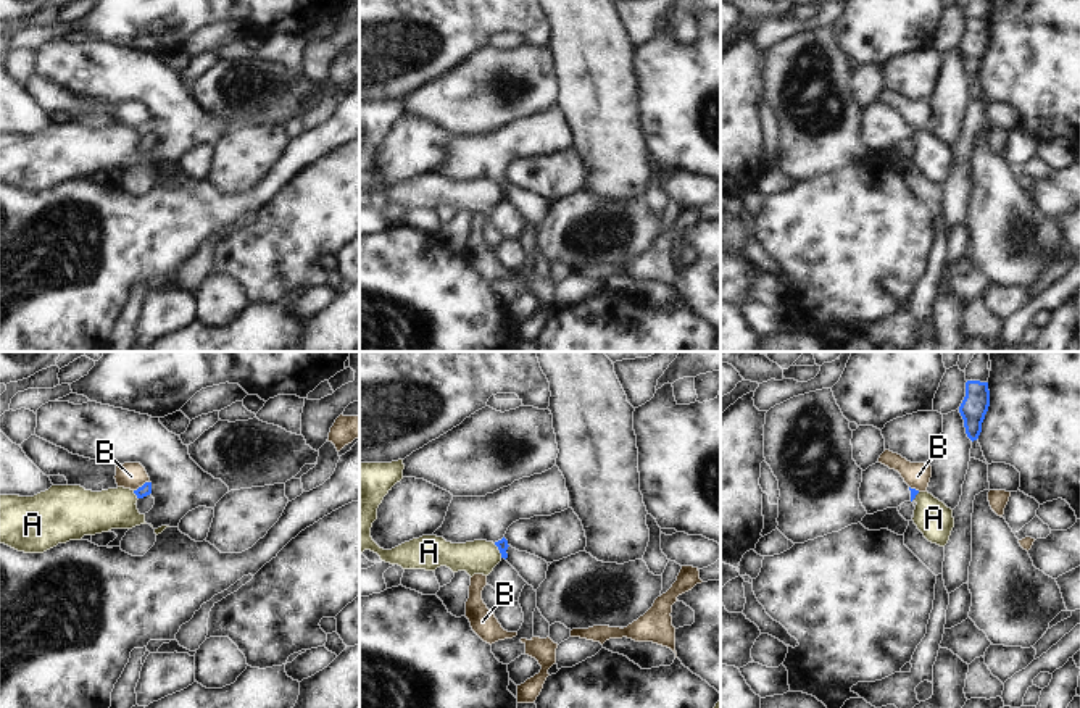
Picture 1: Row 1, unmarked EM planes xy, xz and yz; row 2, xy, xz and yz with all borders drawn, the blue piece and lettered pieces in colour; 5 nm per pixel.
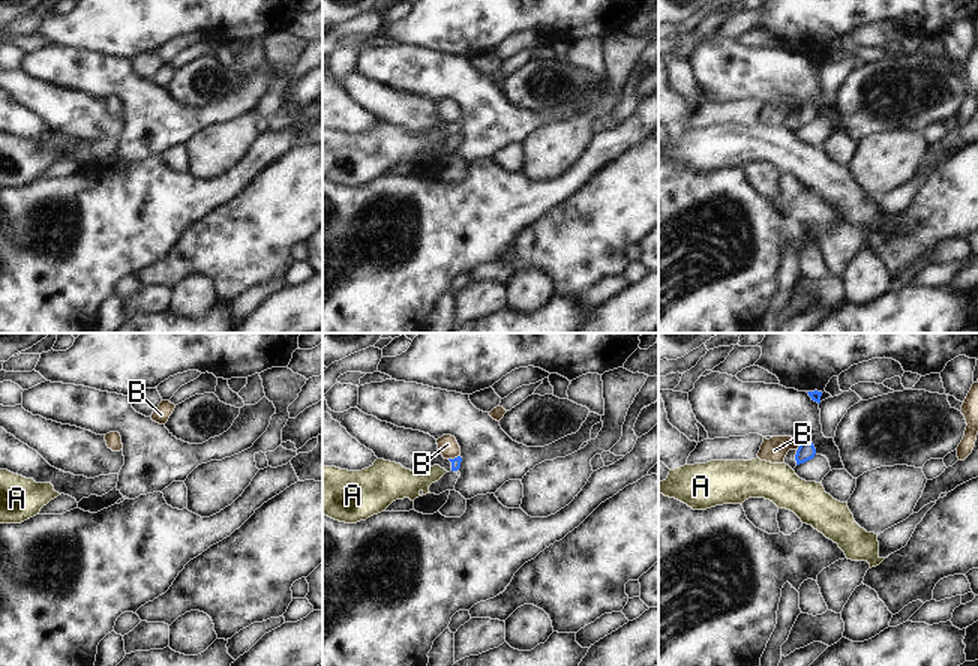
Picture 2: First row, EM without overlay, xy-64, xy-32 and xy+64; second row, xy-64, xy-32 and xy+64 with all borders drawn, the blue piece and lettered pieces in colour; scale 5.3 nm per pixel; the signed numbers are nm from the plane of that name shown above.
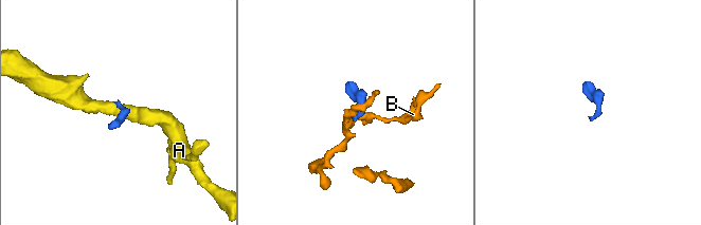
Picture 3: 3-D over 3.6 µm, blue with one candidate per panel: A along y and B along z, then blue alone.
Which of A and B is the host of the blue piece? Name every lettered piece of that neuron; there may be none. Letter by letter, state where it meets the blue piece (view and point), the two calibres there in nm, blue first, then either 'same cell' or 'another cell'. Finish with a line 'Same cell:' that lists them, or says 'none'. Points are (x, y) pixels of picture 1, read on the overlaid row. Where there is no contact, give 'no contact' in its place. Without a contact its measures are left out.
A: meets blue in xz at (498, 549); 50 nm thick on the blue side, 170 nm on the other; another cell
B: meets blue in xy at (142, 486); 60 nm thick on the blue side, 130 nm on the other; another cell
Same cell: none

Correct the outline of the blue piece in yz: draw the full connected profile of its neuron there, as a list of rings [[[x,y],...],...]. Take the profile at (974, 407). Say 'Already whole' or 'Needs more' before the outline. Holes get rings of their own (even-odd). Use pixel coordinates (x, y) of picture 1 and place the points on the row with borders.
Already whole. [[[967,381],[966,397],[959,406],[967,437],[974,442],[982,432],[982,423],[990,406],[988,382]]]

